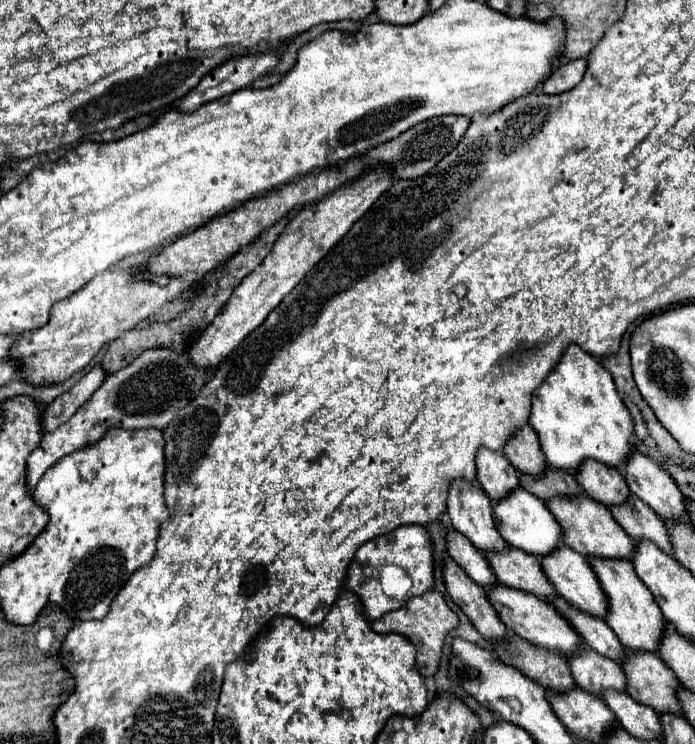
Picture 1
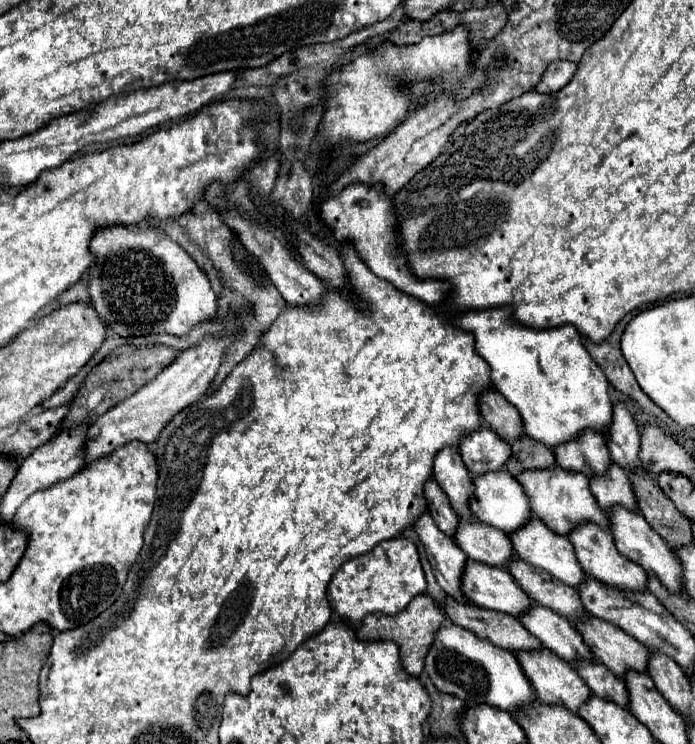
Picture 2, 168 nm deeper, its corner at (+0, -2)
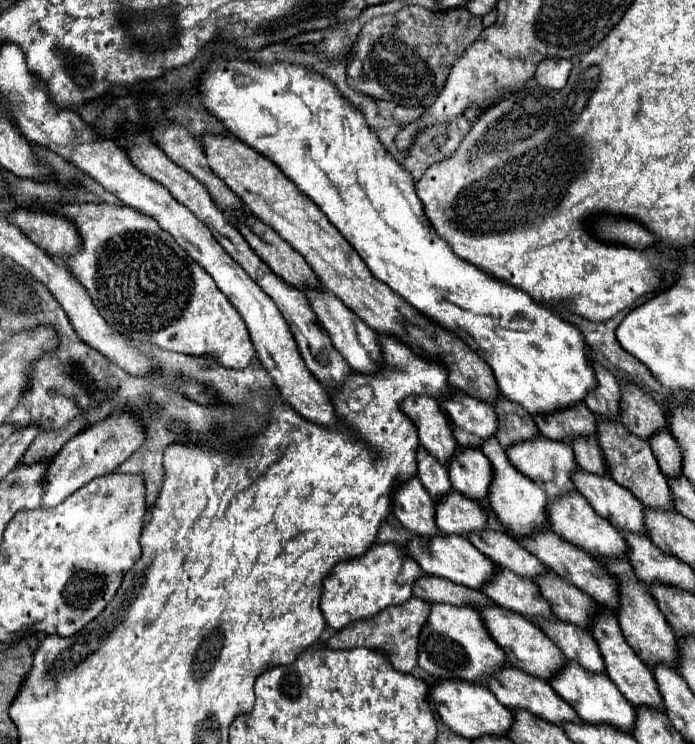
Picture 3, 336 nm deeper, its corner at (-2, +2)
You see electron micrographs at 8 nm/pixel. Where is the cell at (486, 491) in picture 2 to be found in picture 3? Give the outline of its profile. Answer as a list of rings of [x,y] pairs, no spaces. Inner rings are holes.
[[[461,448],[459,460],[451,464],[449,478],[453,488],[469,500],[487,502],[493,482],[493,468],[489,458],[481,450]]]

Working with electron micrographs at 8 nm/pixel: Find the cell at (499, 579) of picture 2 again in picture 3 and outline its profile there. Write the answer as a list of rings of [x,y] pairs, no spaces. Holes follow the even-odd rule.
[[[415,536],[413,542],[407,544],[407,554],[417,560],[425,574],[447,578],[455,584],[475,590],[481,590],[499,572],[499,564],[483,556],[483,552],[479,552],[469,540],[455,540],[455,536],[441,536],[439,540],[419,540],[419,536]]]

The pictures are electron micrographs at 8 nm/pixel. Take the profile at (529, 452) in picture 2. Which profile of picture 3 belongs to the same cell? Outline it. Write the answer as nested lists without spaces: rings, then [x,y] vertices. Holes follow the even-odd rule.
[[[501,396],[493,406],[499,416],[497,440],[505,450],[513,444],[519,444],[519,440],[525,442],[525,440],[533,440],[533,438],[541,436],[533,416],[527,416],[527,412],[523,412],[519,408],[519,404],[511,404],[511,400]]]

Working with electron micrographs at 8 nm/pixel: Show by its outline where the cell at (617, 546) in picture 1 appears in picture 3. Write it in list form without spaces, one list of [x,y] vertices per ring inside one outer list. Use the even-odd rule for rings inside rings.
[[[535,440],[535,444],[515,444],[507,450],[507,456],[511,464],[523,472],[529,480],[545,488],[549,500],[555,500],[561,496],[559,488],[563,492],[571,492],[575,488],[573,474],[577,472],[577,462],[571,444],[551,444],[551,440]]]

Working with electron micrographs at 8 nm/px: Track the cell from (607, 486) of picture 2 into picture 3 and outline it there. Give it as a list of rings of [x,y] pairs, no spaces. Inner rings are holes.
[[[591,436],[591,440],[579,440],[579,444],[571,444],[575,452],[575,460],[581,470],[597,476],[609,476],[609,468],[605,456],[601,452],[599,440]]]

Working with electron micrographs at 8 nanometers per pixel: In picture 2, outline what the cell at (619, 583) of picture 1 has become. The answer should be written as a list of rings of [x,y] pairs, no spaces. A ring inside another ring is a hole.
[[[585,524],[585,528],[577,528],[577,532],[573,532],[573,536],[569,536],[569,542],[573,544],[575,556],[581,564],[581,568],[585,568],[585,574],[605,582],[607,586],[619,588],[619,590],[645,590],[645,586],[647,586],[645,570],[637,568],[637,564],[633,564],[631,560],[625,560],[625,556],[621,556],[621,552],[617,552],[611,532],[601,532],[601,528],[597,528],[595,524]]]

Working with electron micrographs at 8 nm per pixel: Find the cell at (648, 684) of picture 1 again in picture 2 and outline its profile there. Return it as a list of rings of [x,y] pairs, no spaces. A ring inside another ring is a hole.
[[[589,614],[589,624],[573,624],[573,628],[585,636],[585,644],[593,648],[593,656],[619,678],[623,678],[627,670],[647,672],[649,650],[615,624]]]

